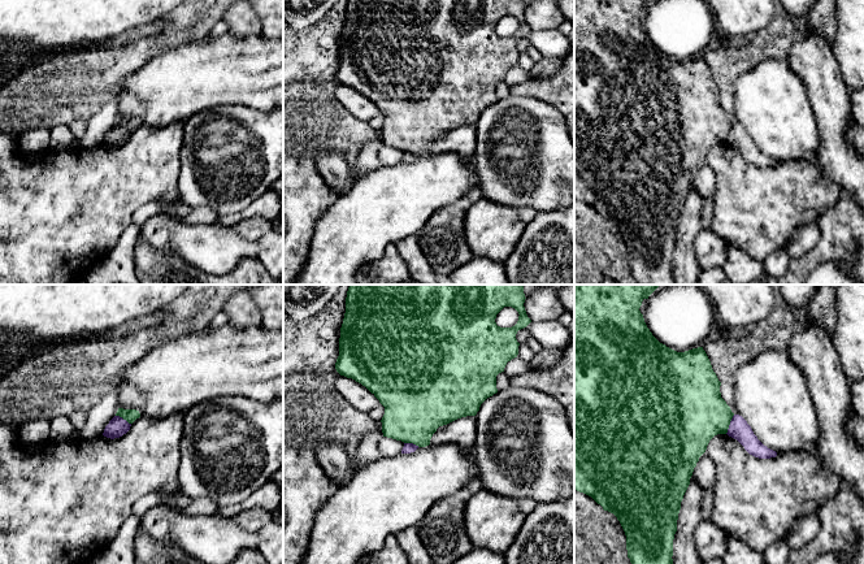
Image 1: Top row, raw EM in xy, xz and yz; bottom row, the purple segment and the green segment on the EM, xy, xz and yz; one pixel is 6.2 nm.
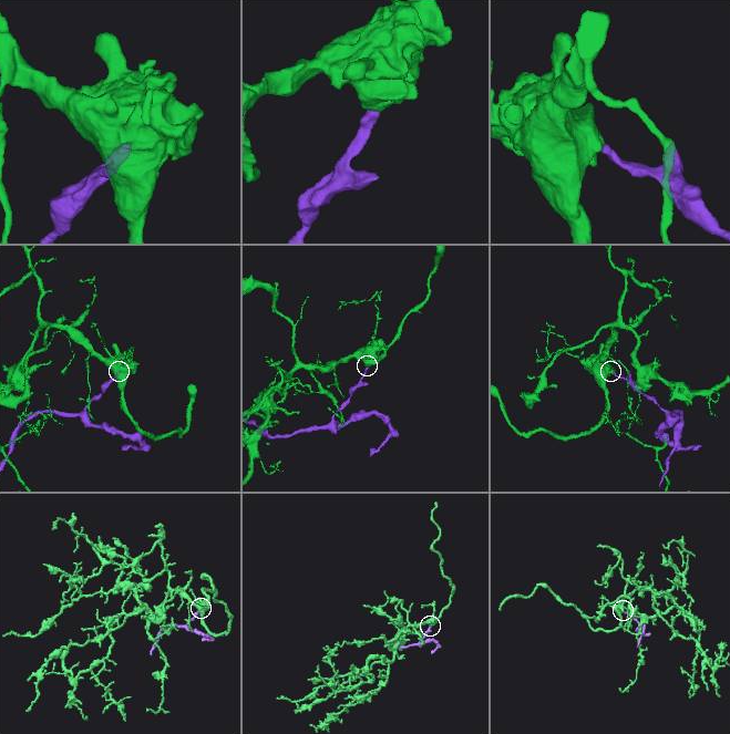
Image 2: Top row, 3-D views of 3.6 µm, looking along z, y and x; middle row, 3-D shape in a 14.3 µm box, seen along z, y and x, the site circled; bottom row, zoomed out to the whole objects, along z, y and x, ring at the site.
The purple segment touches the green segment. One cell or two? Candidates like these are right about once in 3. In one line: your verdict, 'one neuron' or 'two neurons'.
two neurons

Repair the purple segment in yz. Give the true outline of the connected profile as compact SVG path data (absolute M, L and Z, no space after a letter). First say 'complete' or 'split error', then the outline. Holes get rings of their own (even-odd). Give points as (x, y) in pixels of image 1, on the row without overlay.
complete; M739 123L733 125L726 143L737 148L755 166L770 168L777 165L776 160L768 157L757 148L751 135Z

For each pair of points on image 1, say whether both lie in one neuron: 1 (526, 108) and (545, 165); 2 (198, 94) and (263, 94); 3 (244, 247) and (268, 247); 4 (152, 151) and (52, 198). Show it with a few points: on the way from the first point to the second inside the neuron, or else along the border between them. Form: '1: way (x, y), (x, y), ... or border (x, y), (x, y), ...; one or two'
1: way (526, 122), (526, 143), (530, 151); one
2: way (213, 92), (247, 92); one
3: border (256, 242), (257, 256); two
4: way (127, 176), (86, 198), (77, 198); one

